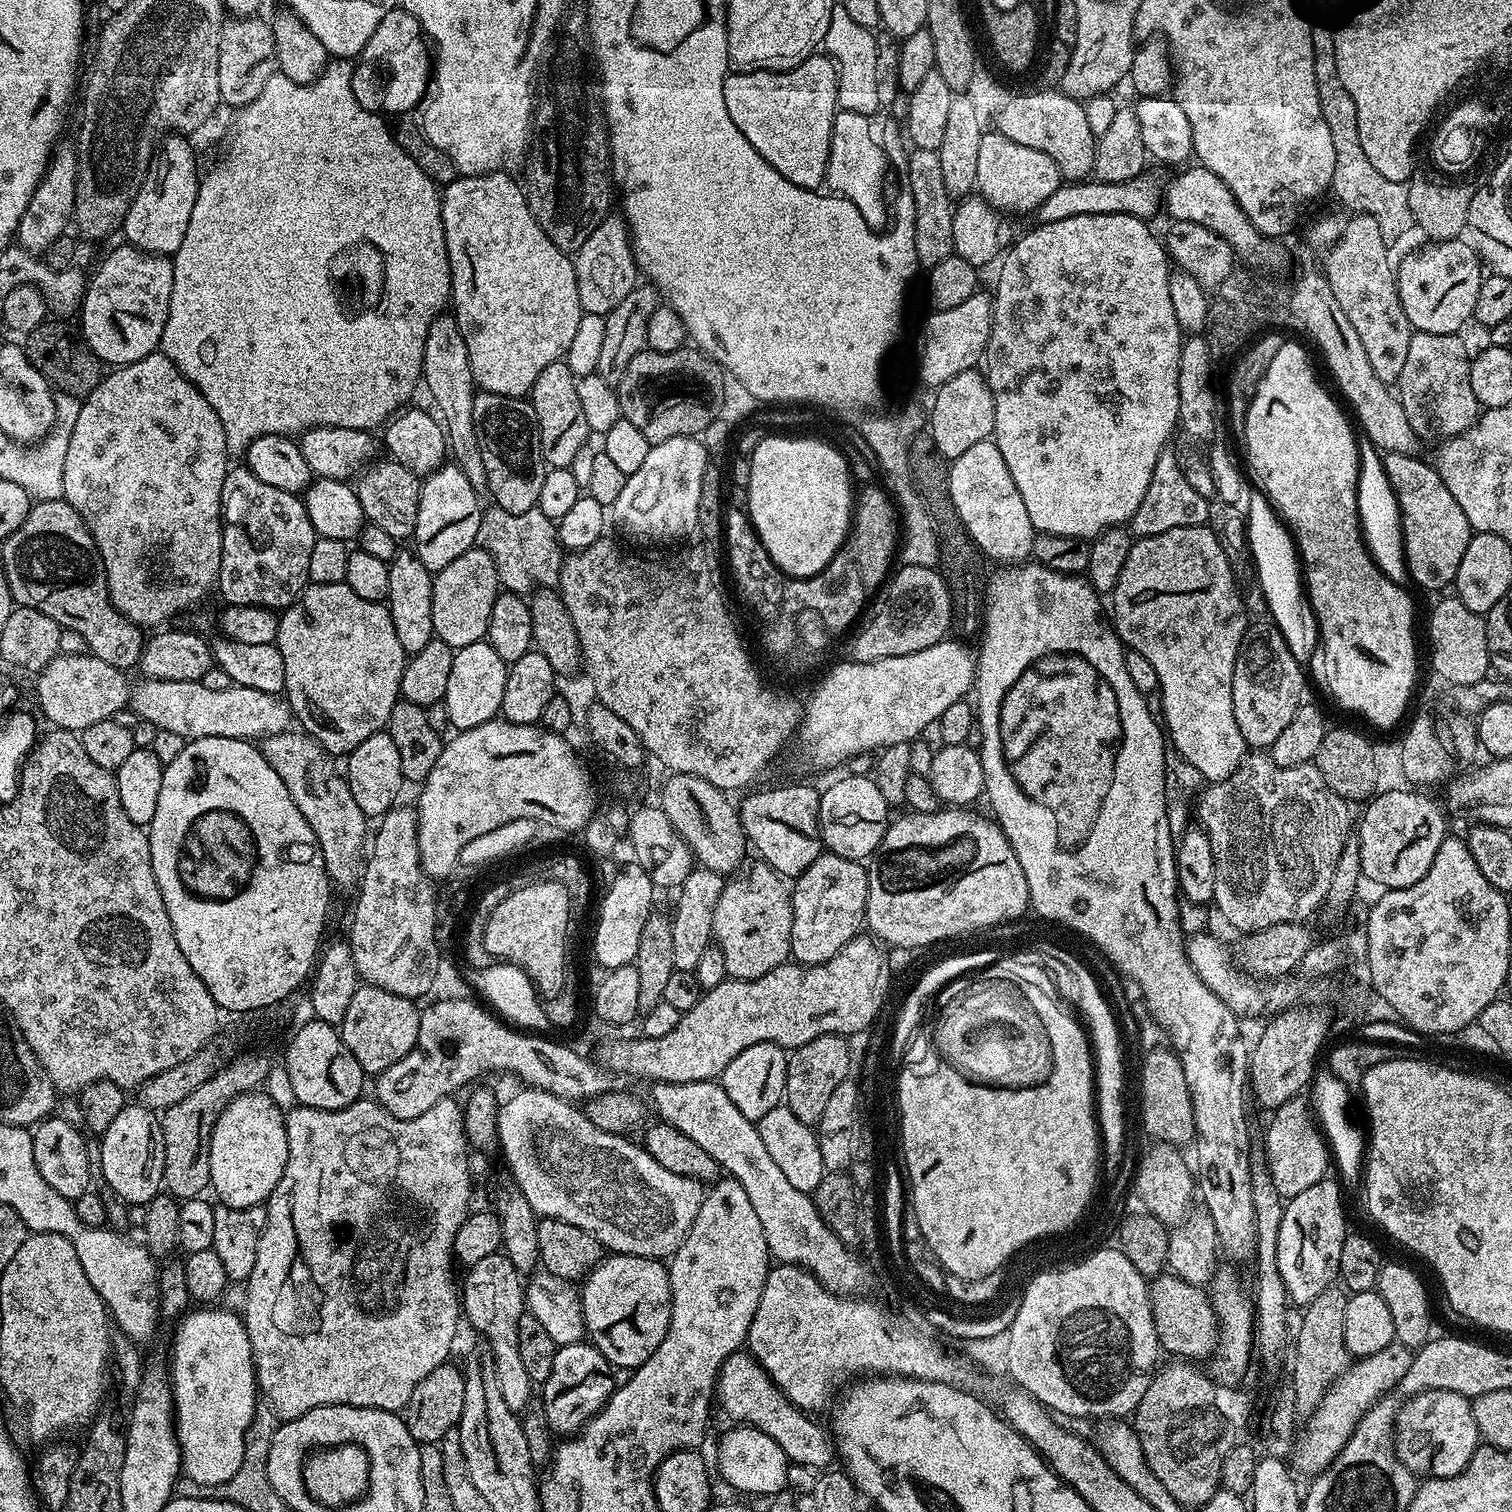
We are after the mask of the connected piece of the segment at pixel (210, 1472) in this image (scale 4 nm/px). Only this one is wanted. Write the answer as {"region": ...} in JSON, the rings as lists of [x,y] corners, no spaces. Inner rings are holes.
{"region":[[[200,1306],[179,1317],[176,1341],[172,1344],[172,1402],[176,1417],[176,1436],[180,1439],[180,1466],[183,1475],[206,1490],[230,1482],[242,1466],[246,1438],[258,1411],[256,1363],[252,1361],[250,1338],[243,1319],[223,1306]]]}

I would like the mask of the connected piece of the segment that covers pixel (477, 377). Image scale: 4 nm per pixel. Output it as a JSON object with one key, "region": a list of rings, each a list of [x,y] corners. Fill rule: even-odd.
{"region":[[[488,172],[485,176],[461,175],[443,189],[440,197],[440,209],[446,234],[446,250],[450,258],[450,274],[452,275],[450,308],[457,320],[458,329],[461,330],[462,337],[466,340],[475,387],[494,394],[524,398],[531,393],[538,374],[542,374],[542,370],[546,370],[546,366],[550,366],[550,362],[563,360],[569,355],[568,347],[575,342],[576,335],[580,332],[582,311],[579,304],[578,282],[575,281],[573,257],[569,253],[558,250],[558,246],[554,246],[554,242],[550,242],[550,238],[546,238],[542,226],[538,226],[538,222],[530,210],[525,189],[517,181],[516,185],[511,180],[512,178],[506,172]]]}

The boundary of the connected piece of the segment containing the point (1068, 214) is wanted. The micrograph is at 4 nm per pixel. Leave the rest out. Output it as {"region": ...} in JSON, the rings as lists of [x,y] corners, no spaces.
{"region":[[[1141,174],[1127,180],[1126,182],[1102,182],[1095,178],[1085,179],[1083,182],[1064,182],[1061,183],[1058,190],[1054,190],[1054,194],[1050,194],[1050,198],[1046,198],[1046,202],[1042,202],[1038,209],[1039,223],[1049,224],[1050,222],[1063,222],[1065,218],[1078,218],[1078,214],[1130,214],[1138,219],[1148,222],[1156,211],[1161,211],[1162,197],[1164,195],[1165,185],[1160,184],[1160,180],[1156,176],[1148,176],[1149,174]]]}

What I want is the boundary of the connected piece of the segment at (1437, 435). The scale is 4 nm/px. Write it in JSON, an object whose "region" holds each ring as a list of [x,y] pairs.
{"region":[[[1413,331],[1407,347],[1406,366],[1398,381],[1398,395],[1406,418],[1421,440],[1443,442],[1472,427],[1482,409],[1470,386],[1470,351],[1459,335]]]}

